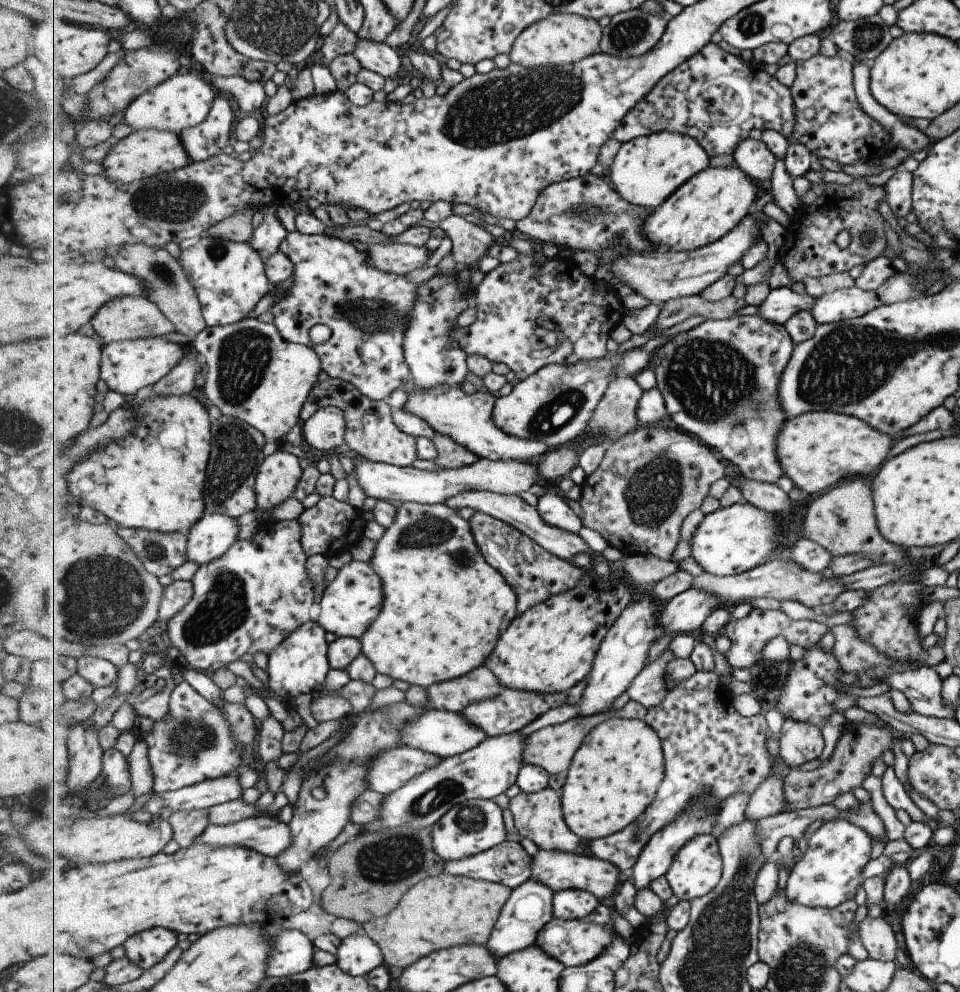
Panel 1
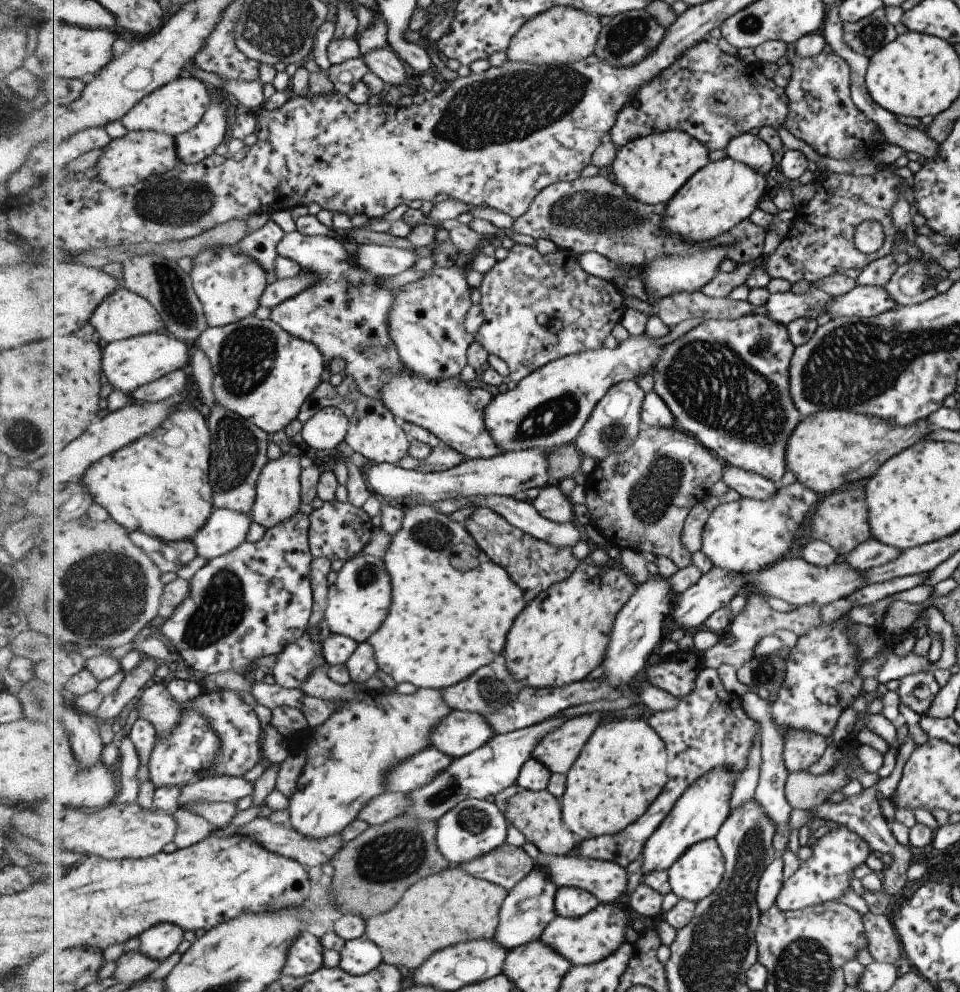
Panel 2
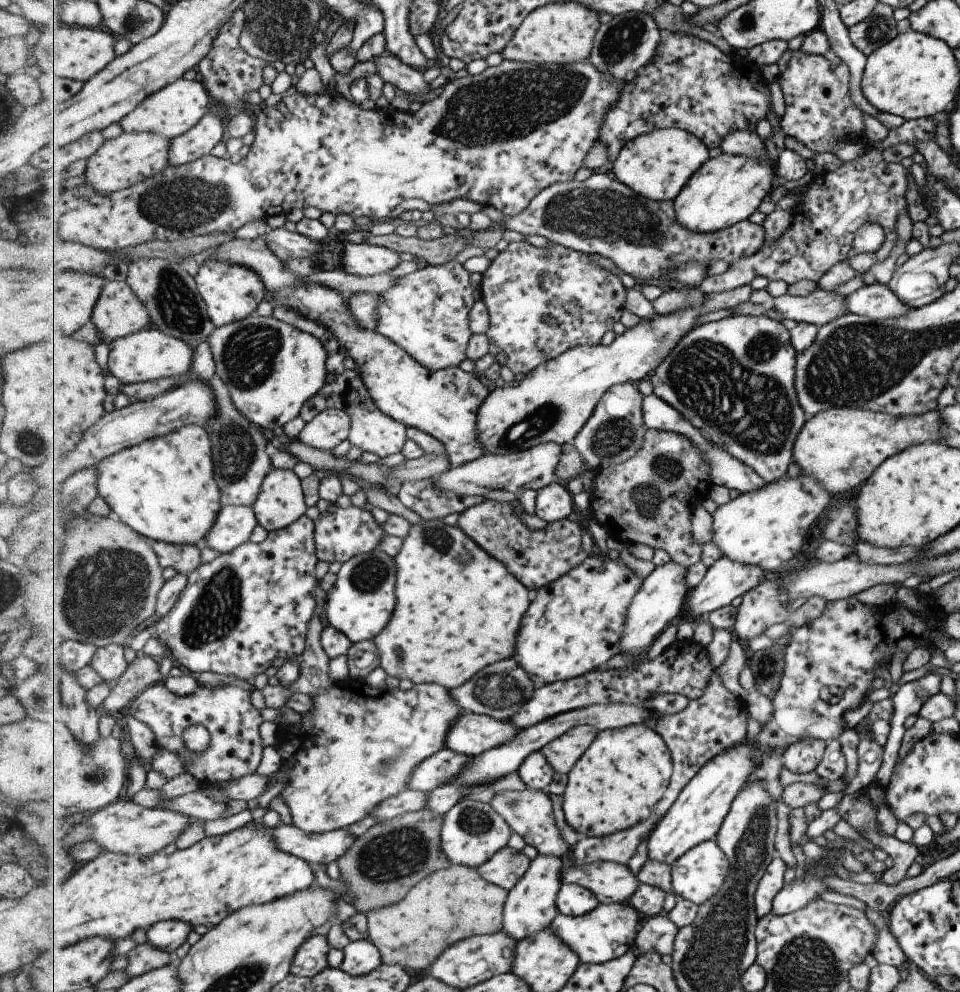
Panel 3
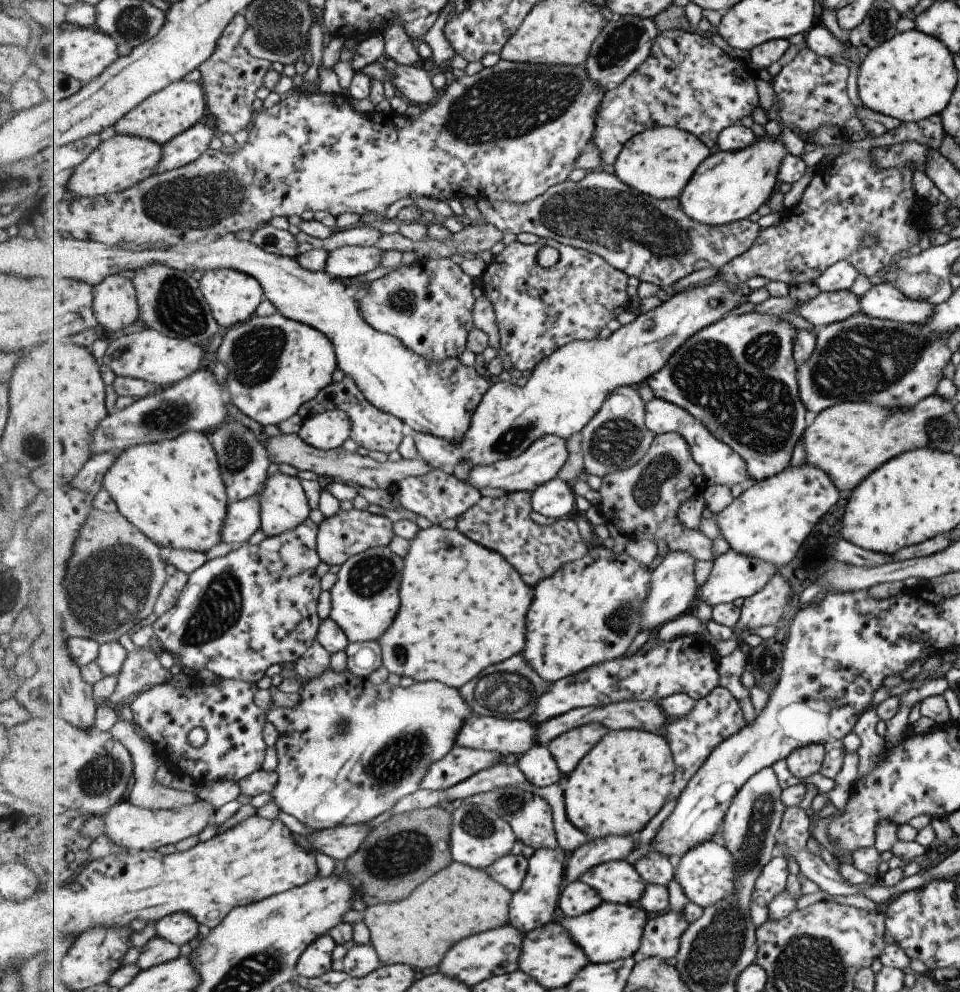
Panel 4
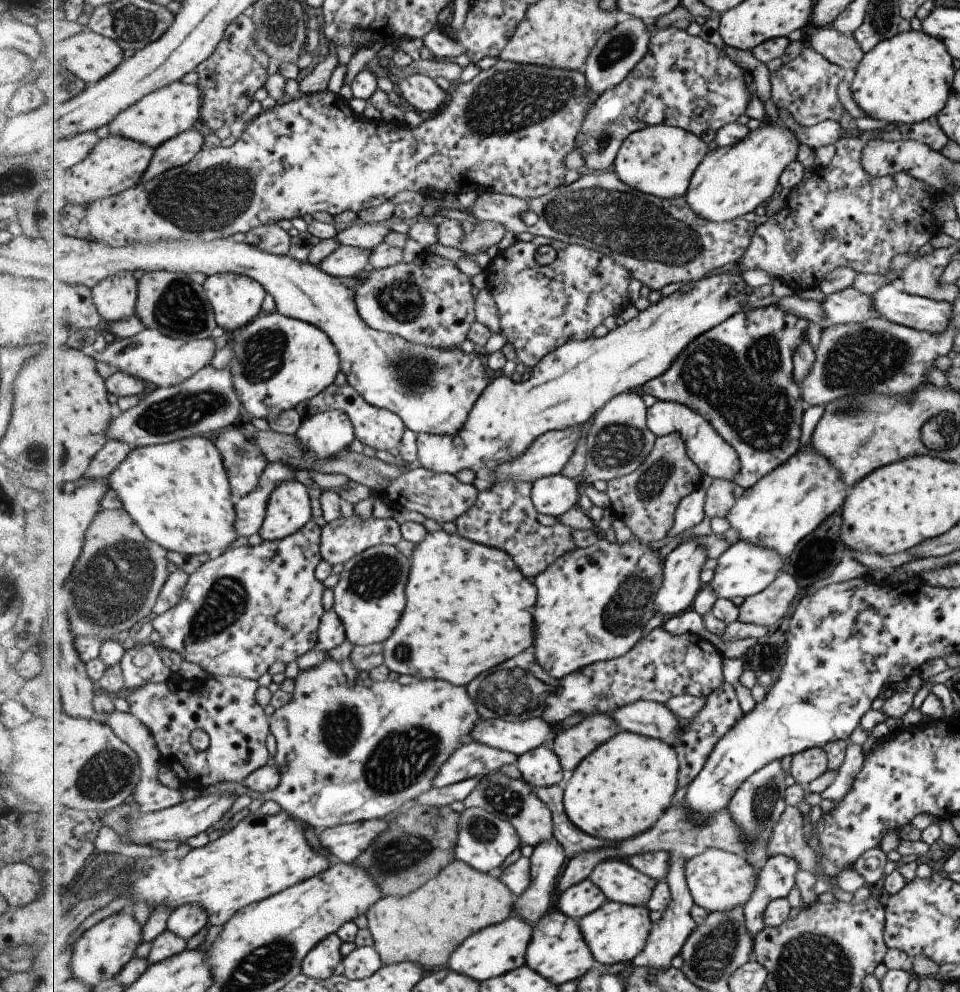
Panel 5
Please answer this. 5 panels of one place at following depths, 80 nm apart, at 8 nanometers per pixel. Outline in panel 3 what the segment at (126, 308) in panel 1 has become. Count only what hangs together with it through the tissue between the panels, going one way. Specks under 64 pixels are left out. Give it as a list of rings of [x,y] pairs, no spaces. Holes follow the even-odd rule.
[[[107,281],[94,308],[90,328],[96,327],[106,342],[152,326],[150,311],[125,281]]]

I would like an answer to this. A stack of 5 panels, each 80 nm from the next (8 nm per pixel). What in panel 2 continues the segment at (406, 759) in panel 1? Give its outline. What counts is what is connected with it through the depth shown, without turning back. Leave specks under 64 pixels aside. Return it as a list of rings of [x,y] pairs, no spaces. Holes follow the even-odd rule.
[[[431,748],[396,766],[388,774],[388,790],[412,793],[431,784],[453,762],[445,751]]]

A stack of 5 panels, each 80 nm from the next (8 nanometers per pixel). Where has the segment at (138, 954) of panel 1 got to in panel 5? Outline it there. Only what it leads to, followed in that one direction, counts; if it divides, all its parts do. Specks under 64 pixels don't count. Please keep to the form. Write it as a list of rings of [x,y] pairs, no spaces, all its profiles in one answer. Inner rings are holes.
[[[186,904],[173,910],[167,920],[167,929],[181,935],[185,940],[193,938],[207,926],[208,912],[201,904]]]

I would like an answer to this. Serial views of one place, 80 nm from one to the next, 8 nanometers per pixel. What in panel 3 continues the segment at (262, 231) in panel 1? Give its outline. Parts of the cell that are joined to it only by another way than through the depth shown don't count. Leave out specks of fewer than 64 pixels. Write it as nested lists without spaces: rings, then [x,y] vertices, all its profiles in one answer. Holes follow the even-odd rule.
[[[264,235],[254,240],[231,237],[214,249],[192,257],[198,262],[211,258],[256,271],[274,297],[275,304],[295,309],[329,329],[339,341],[339,352],[344,354],[347,366],[355,368],[362,376],[373,402],[385,414],[405,423],[408,428],[415,427],[438,438],[445,444],[453,468],[485,456],[483,445],[478,442],[478,412],[490,391],[479,380],[479,375],[464,372],[458,366],[432,371],[387,335],[377,329],[362,327],[351,314],[348,294],[344,295],[329,286],[313,284],[305,275],[292,271],[270,249]]]

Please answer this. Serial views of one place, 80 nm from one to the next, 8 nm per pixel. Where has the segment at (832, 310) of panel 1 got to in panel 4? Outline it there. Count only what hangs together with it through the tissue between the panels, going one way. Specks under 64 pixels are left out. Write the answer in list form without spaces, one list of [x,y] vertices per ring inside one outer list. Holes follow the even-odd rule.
[[[893,283],[873,285],[858,299],[863,315],[903,324],[922,325],[931,318],[934,310],[926,300],[911,300],[903,296]]]

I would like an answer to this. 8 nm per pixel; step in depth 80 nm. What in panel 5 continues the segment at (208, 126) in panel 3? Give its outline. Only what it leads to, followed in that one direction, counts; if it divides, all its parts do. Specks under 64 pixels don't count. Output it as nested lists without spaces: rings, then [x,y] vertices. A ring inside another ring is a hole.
[[[198,128],[186,130],[185,133],[157,147],[149,168],[142,176],[142,184],[148,183],[167,171],[190,163],[201,152],[203,140],[209,142],[209,138],[203,138],[203,134],[197,131]]]

